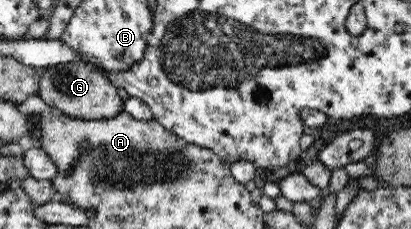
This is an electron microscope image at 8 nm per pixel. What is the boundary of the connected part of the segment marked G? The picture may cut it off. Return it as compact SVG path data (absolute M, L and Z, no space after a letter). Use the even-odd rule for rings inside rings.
M67 63L46 67L41 76L38 94L49 108L78 120L110 119L120 113L118 89L110 81L84 64Z

